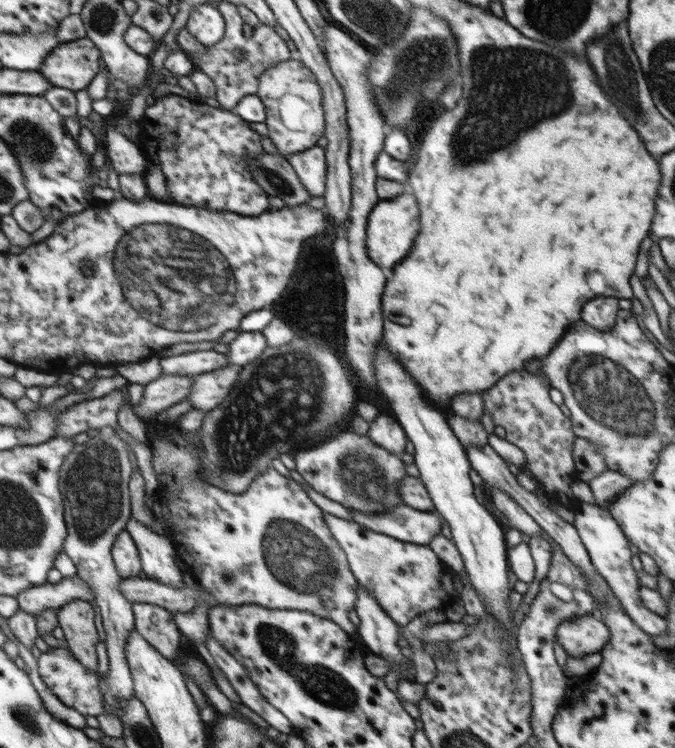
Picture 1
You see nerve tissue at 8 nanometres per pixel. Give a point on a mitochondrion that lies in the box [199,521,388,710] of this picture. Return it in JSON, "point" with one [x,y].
{"point":[277,644]}

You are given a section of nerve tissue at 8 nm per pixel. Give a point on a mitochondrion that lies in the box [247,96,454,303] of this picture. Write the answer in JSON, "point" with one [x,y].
{"point":[279,182]}

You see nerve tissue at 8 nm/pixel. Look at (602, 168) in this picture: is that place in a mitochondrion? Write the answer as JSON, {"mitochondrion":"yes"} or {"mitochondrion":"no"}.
{"mitochondrion":"no"}

